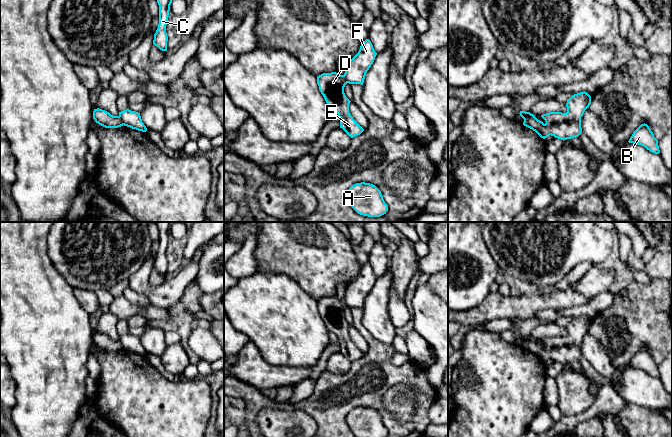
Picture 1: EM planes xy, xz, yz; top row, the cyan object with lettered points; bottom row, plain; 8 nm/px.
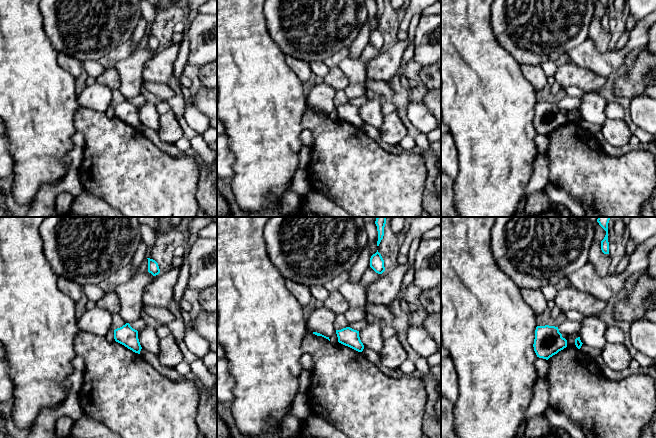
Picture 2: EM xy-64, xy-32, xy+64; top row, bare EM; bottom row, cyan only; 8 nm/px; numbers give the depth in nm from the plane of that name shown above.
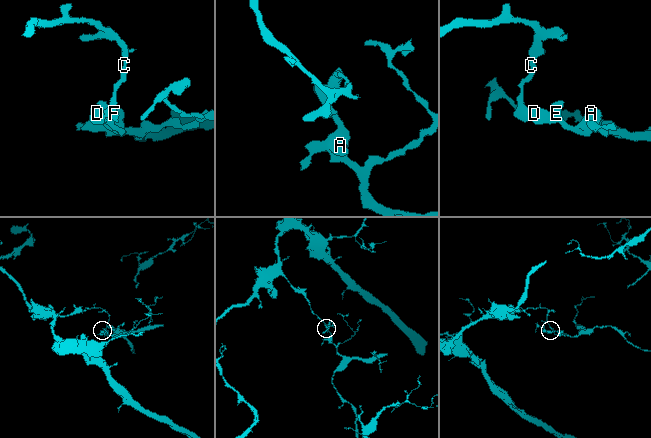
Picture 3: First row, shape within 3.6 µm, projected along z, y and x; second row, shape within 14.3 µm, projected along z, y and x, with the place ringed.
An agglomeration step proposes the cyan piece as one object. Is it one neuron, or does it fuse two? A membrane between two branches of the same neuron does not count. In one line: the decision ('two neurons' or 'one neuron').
two neurons

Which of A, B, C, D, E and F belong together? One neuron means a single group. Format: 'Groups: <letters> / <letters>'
Groups: A B D E / C F

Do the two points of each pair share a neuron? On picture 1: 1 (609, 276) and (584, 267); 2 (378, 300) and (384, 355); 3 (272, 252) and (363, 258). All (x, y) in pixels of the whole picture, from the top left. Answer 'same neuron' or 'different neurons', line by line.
1: different neurons
2: different neurons
3: different neurons

